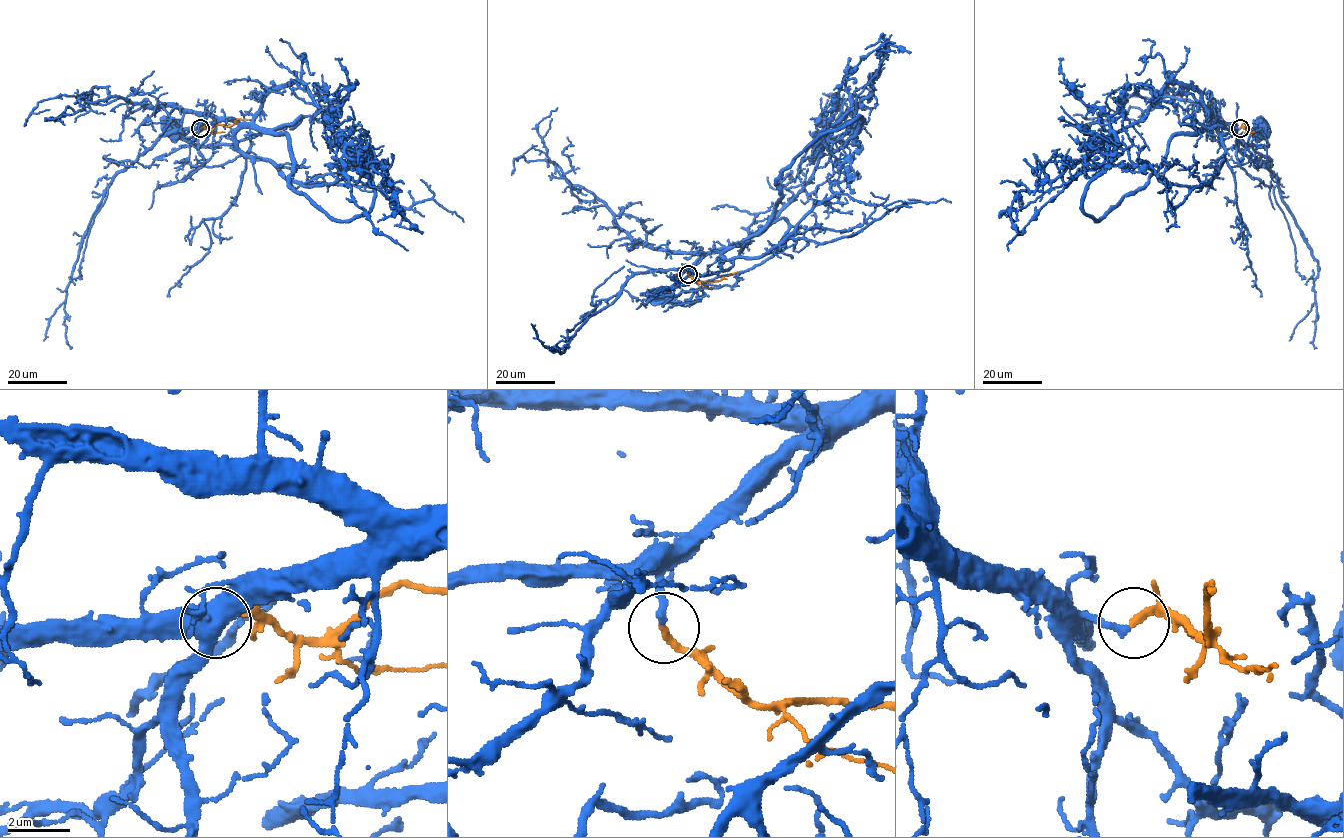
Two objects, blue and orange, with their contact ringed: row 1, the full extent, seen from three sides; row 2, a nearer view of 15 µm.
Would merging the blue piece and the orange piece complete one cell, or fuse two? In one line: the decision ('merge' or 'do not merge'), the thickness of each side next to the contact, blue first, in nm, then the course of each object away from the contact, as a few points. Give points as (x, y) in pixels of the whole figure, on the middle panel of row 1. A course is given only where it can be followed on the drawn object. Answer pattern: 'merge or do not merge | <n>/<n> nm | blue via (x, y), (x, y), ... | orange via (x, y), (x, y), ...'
merge | 240/240 nm | blue via (688, 274), (708, 254), (779, 219), (789, 223), (760, 263), (708, 280), (687, 301), (656, 297) | orange via (688, 274), (698, 282), (712, 282), (737, 271)

